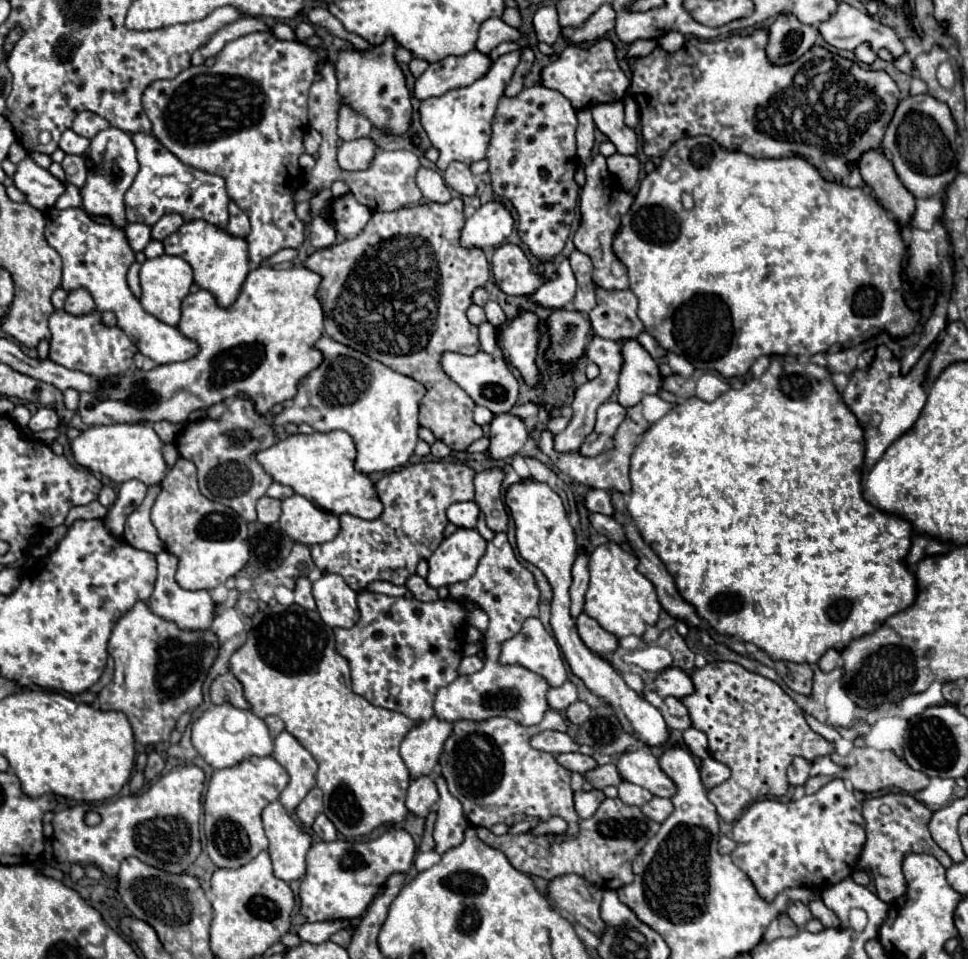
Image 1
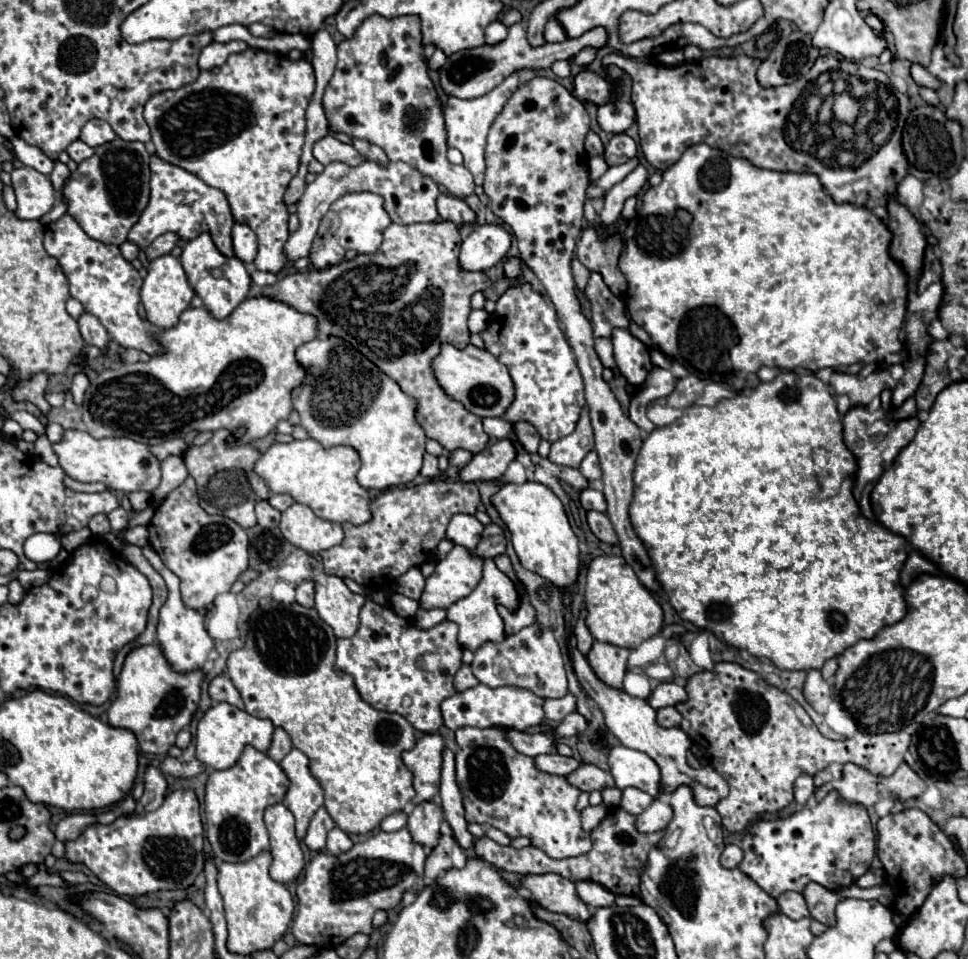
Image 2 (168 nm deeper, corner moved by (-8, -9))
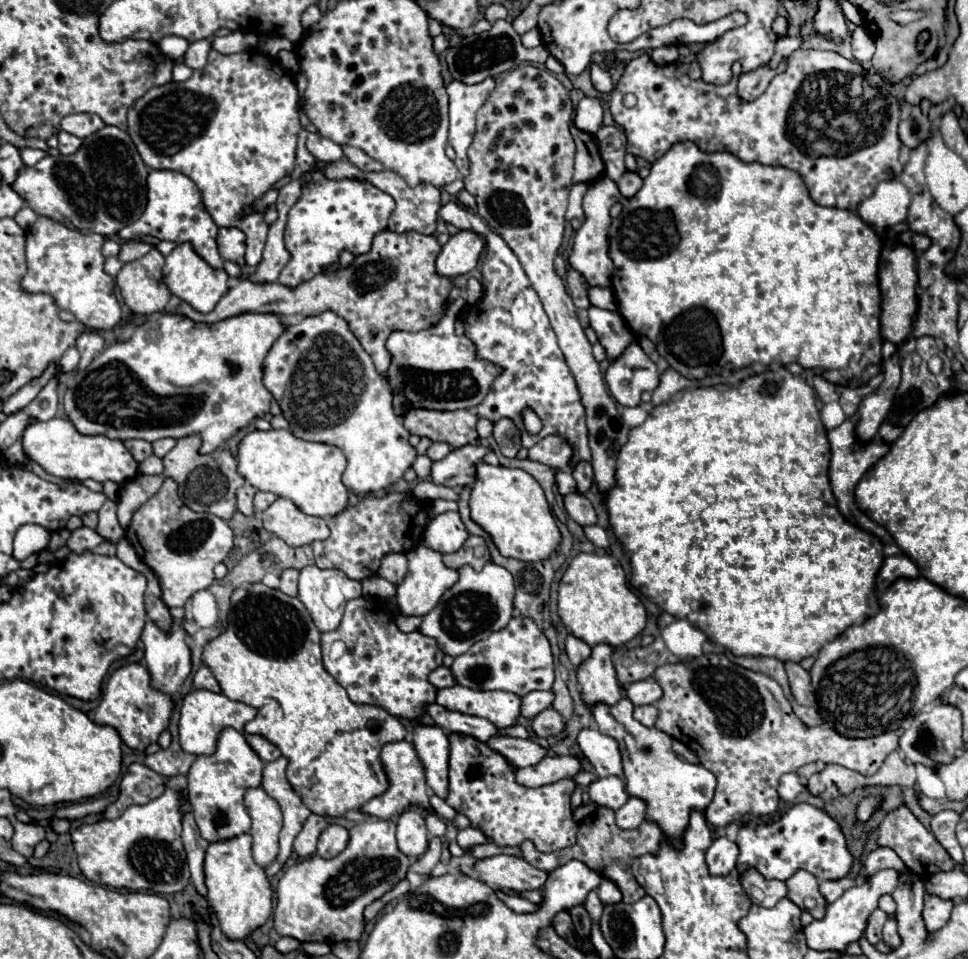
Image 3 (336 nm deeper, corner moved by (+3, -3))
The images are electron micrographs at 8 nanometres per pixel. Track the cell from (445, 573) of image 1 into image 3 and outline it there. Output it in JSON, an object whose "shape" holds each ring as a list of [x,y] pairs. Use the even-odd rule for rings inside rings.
{"shape":[[[426,546],[412,548],[406,554],[406,558],[408,558],[408,574],[406,574],[404,582],[398,584],[398,592],[396,592],[398,606],[400,606],[400,612],[406,614],[406,616],[424,616],[432,608],[436,608],[444,590],[450,590],[456,584],[458,570],[444,566],[442,554],[436,552],[436,550],[428,550]]]}

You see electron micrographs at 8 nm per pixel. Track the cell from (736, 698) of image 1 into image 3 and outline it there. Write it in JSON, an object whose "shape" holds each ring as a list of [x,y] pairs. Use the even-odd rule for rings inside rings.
{"shape":[[[704,654],[690,662],[664,664],[656,672],[656,682],[662,686],[664,694],[656,702],[660,716],[656,728],[670,734],[672,738],[686,744],[700,758],[700,764],[718,778],[716,794],[708,808],[704,810],[706,820],[712,826],[728,826],[730,822],[742,818],[744,814],[772,814],[778,808],[778,780],[786,772],[796,772],[800,766],[822,760],[826,764],[840,764],[844,768],[856,770],[864,776],[872,776],[880,770],[884,758],[898,748],[898,732],[884,732],[872,738],[844,738],[836,734],[830,726],[806,726],[792,710],[788,698],[776,680],[766,674],[746,670],[730,662],[724,654]]]}

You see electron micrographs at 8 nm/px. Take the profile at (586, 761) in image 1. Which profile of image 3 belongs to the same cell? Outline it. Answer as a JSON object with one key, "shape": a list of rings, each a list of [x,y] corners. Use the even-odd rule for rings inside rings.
{"shape":[[[494,736],[488,740],[488,746],[500,752],[508,762],[512,762],[518,768],[536,766],[548,754],[548,750],[536,744],[534,740],[520,740],[510,736]]]}

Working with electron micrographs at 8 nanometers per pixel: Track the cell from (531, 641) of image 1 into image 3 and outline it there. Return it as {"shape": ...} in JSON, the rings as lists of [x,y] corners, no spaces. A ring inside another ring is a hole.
{"shape":[[[526,616],[512,618],[510,624],[486,640],[476,642],[452,664],[456,682],[474,690],[506,690],[524,696],[532,690],[550,690],[554,684],[554,662],[548,638]]]}

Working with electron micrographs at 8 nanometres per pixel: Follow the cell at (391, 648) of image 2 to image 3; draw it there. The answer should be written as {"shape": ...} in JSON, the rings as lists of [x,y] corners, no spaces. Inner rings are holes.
{"shape":[[[364,596],[350,600],[340,626],[322,634],[322,656],[326,670],[344,686],[352,702],[376,704],[392,716],[406,720],[420,720],[426,714],[426,706],[434,702],[436,688],[428,682],[428,674],[444,660],[444,652],[434,638],[420,634],[420,630],[410,634],[400,632],[390,612],[384,610],[384,602]],[[336,640],[346,644],[346,654],[338,660],[330,660],[328,652]]]}

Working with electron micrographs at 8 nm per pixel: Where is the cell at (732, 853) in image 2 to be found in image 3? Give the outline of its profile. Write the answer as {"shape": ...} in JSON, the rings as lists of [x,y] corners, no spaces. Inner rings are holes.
{"shape":[[[726,836],[716,838],[712,846],[706,850],[706,864],[710,874],[714,876],[724,876],[734,872],[736,858],[738,858],[738,846],[730,842]]]}

